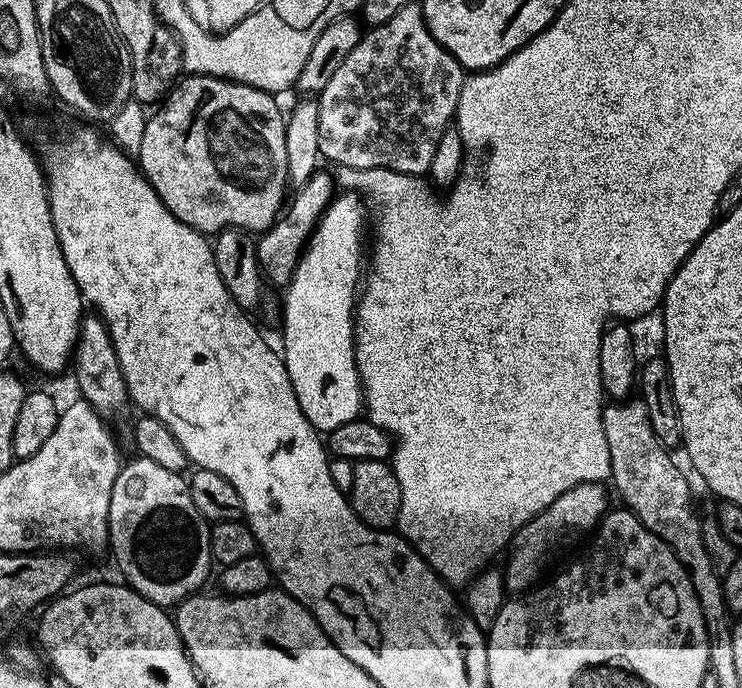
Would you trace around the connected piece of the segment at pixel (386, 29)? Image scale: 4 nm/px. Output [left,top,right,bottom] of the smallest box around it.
[318,2,466,177]

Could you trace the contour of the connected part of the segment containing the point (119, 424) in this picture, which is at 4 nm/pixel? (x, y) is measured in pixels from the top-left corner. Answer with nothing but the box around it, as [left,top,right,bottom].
[70,315,134,433]

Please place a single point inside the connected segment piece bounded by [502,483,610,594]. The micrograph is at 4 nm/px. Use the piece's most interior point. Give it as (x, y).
(582, 507)

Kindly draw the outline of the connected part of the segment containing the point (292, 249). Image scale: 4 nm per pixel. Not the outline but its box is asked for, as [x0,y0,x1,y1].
[256,170,338,286]

